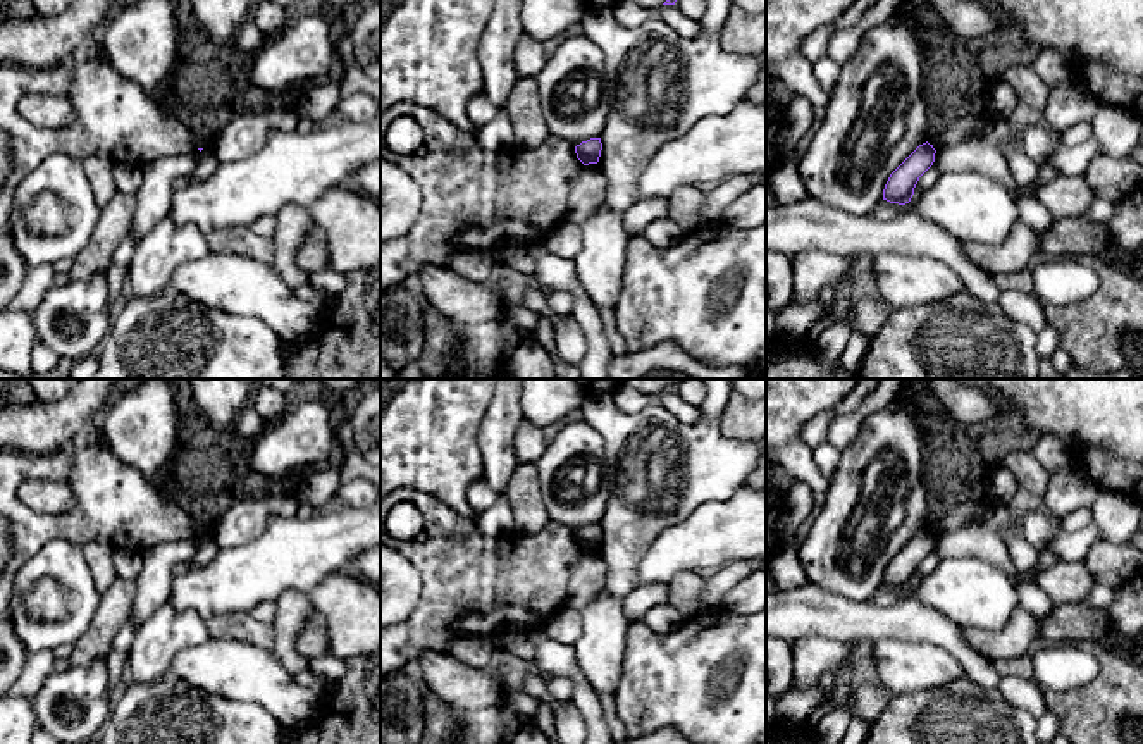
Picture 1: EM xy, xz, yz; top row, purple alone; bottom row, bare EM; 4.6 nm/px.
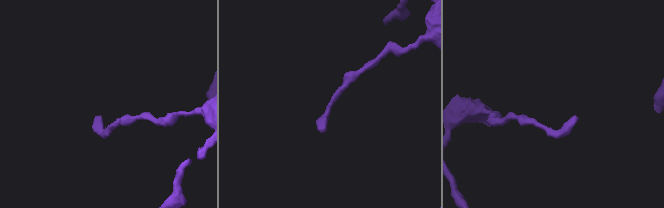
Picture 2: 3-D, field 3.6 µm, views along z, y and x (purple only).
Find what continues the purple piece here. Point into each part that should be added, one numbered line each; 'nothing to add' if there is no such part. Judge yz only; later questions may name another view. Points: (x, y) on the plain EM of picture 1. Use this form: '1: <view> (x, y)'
nothing to add

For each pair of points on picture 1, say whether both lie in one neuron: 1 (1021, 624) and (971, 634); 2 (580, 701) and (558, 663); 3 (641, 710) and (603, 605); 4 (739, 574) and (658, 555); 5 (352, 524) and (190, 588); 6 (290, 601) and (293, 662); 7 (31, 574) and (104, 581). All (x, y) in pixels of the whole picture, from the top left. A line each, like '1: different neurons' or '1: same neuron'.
1: same neuron
2: same neuron
3: different neurons
4: different neurons
5: same neuron
6: same neuron
7: different neurons

